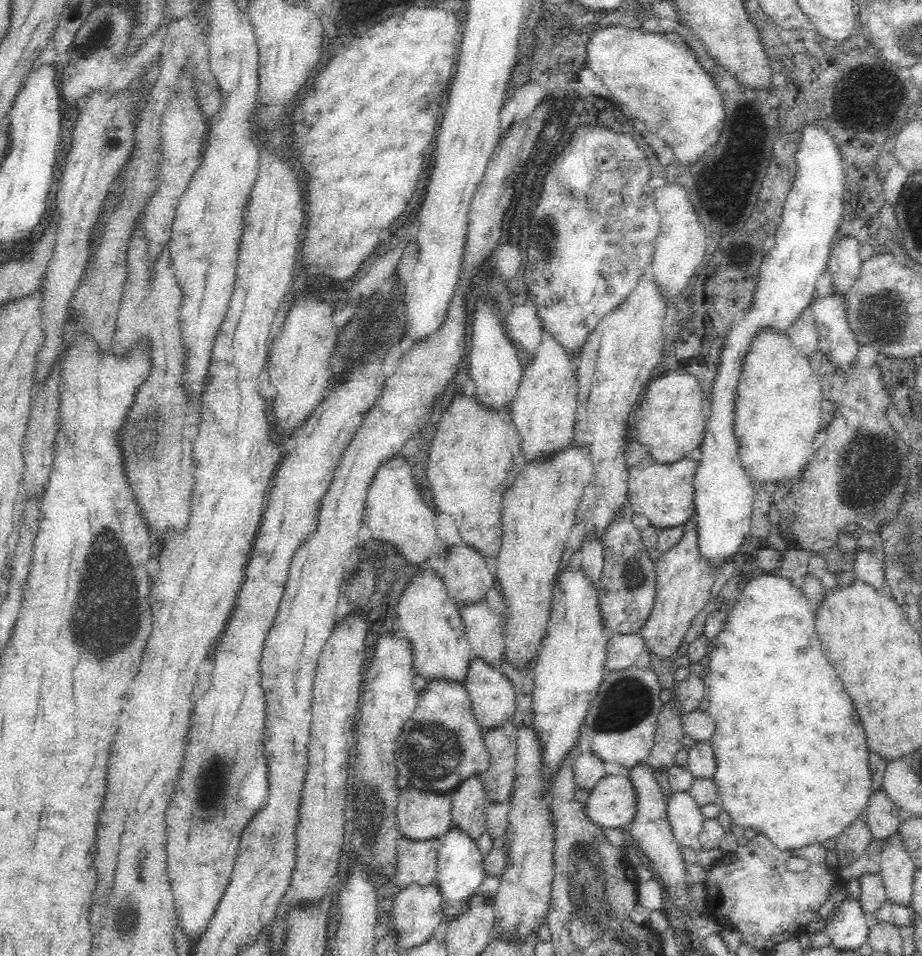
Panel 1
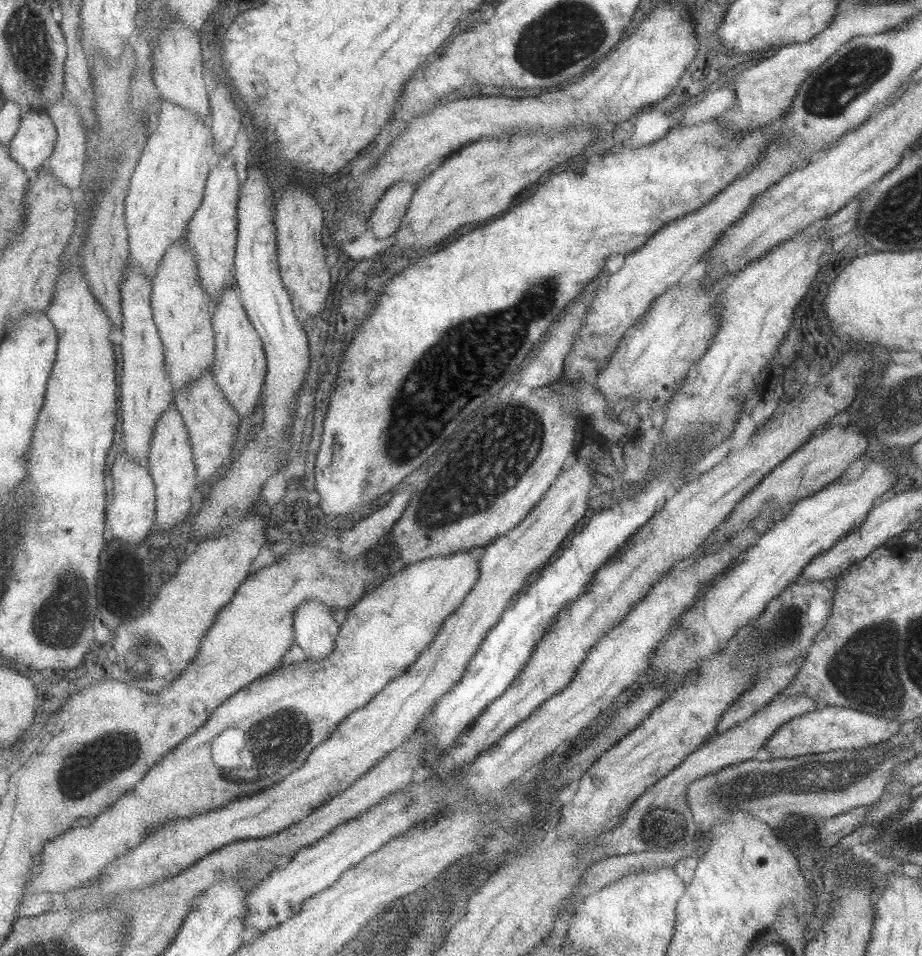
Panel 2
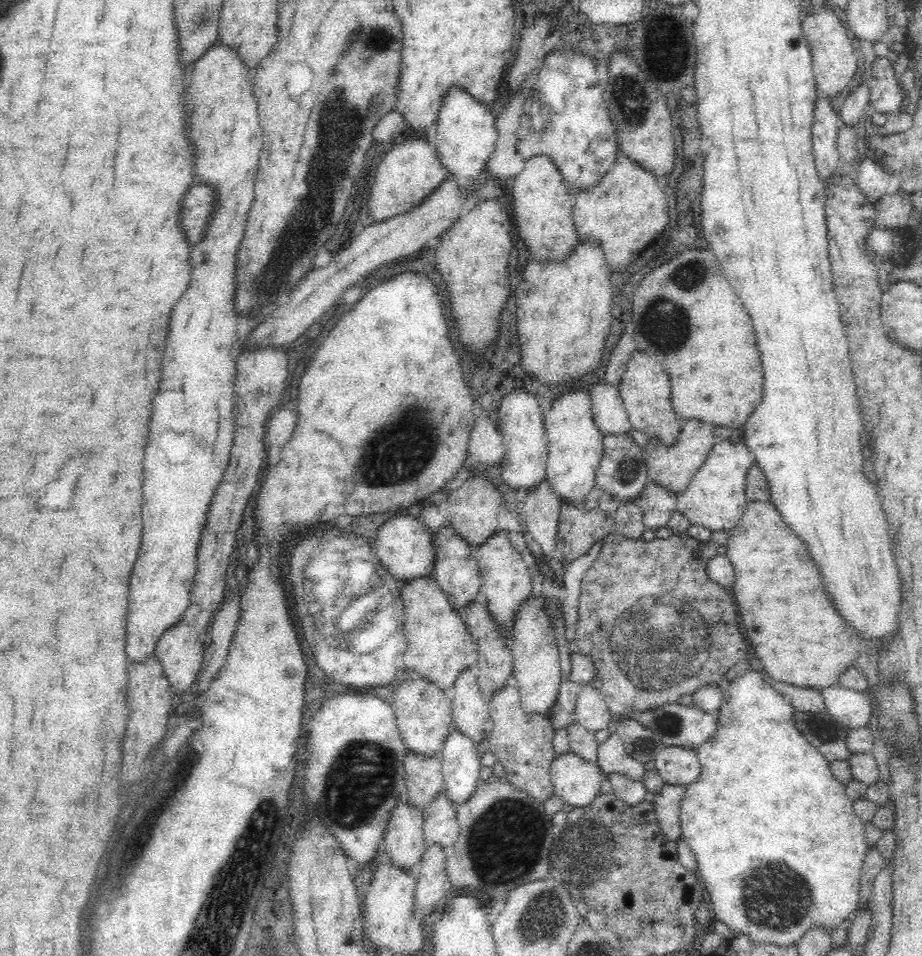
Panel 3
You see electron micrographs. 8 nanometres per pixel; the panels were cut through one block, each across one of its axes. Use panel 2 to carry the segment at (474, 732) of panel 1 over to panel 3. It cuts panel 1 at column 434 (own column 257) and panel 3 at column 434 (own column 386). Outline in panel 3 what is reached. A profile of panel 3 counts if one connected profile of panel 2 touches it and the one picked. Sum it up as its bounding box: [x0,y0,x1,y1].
[400,577,479,693]

